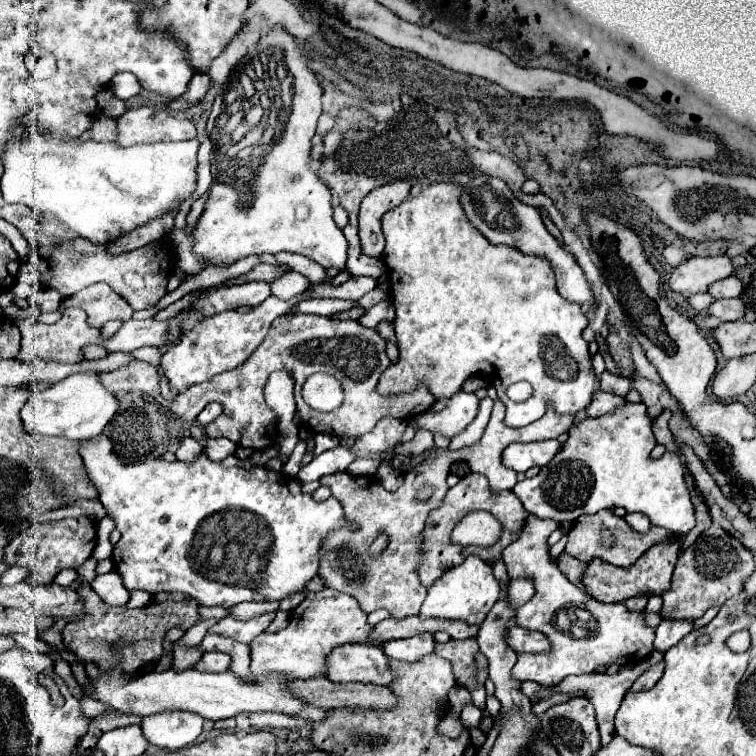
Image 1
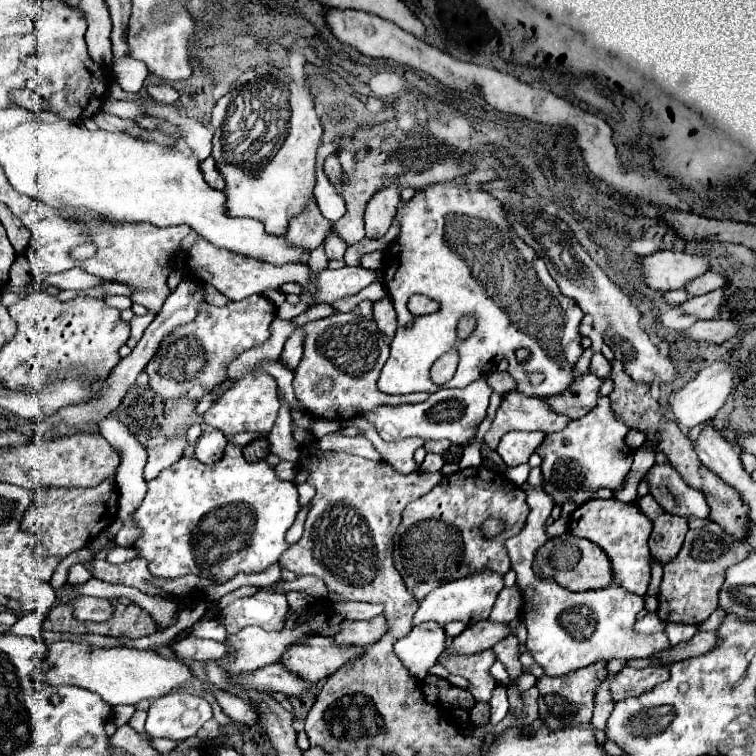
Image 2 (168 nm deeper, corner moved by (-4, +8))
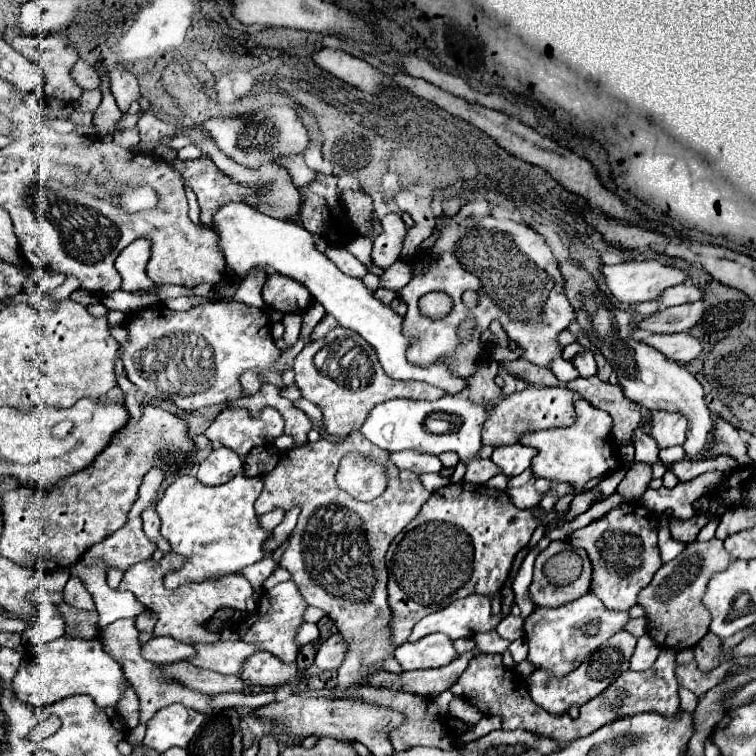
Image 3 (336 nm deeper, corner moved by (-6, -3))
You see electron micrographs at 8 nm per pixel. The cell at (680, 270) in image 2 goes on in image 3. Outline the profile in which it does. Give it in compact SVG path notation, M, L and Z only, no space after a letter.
M624 261L624 263L618 263L618 265L602 265L600 273L602 273L604 281L606 281L608 291L620 303L626 303L626 305L636 305L636 303L642 303L642 301L656 299L664 289L680 285L680 283L686 281L684 271L662 265L658 261Z

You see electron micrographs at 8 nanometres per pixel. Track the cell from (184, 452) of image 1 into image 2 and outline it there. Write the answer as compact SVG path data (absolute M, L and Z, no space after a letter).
M206 430L206 432L202 432L202 436L196 442L194 456L196 456L196 460L200 460L204 464L218 462L222 458L222 452L224 452L226 444L228 444L228 438L222 432Z

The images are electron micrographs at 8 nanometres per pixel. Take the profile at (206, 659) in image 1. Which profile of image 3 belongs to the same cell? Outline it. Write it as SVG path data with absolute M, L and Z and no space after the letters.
M152 637L148 643L142 645L142 657L150 659L152 663L174 663L194 655L194 647L186 643L178 643L170 637Z

